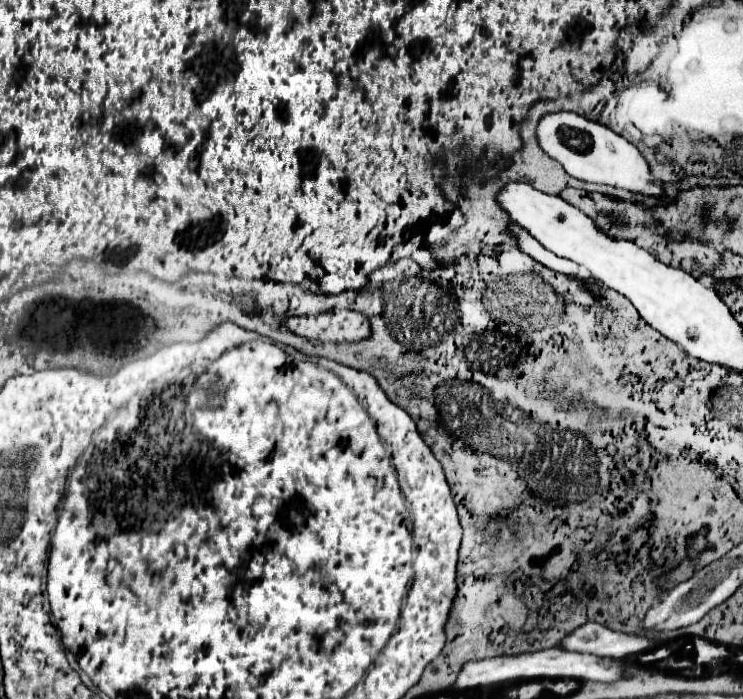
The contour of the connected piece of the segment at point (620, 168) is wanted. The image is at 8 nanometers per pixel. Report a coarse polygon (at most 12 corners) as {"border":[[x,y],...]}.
{"border":[[573,112],[537,140],[569,176],[663,198],[641,152]]}

